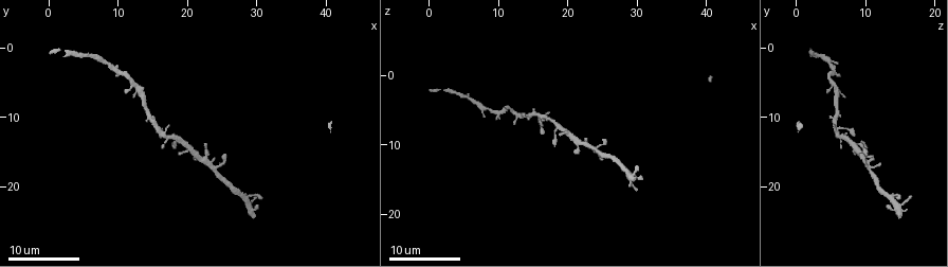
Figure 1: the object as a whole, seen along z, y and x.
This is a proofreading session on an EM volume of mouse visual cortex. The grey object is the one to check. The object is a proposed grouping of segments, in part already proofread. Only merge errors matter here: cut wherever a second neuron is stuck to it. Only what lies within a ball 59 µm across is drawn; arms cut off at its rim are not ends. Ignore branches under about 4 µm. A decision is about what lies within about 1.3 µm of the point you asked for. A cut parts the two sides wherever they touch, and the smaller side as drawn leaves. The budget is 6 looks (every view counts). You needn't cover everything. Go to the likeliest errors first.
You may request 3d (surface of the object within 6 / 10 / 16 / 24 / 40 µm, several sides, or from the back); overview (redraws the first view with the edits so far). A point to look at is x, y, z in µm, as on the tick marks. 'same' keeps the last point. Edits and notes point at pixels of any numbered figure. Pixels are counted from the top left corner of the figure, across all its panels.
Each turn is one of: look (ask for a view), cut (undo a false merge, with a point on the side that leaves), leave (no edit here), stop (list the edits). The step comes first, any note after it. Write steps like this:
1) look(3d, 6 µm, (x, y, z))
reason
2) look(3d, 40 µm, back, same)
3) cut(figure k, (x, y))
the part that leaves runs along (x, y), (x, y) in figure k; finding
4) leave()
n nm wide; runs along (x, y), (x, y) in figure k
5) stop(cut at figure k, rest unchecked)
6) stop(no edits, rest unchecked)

look(3d, 24 µm, (24.0, 17.5, 10.5))

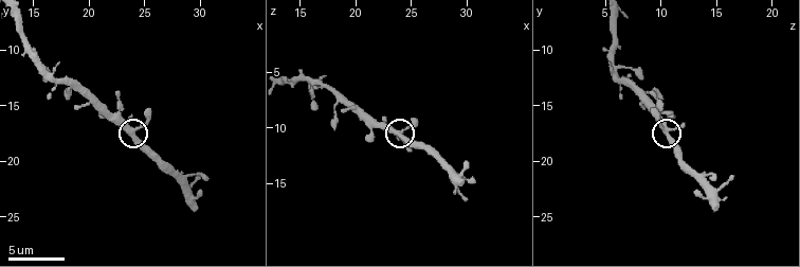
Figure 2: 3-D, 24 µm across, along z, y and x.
look(3d, 6 µm, (23.8, 17.4, 10.4))

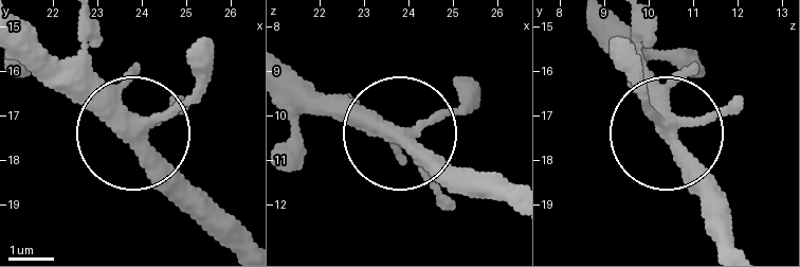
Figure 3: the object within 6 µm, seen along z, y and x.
leave()
4 arms; runs along (598, 31), (724, 198) in figure 3; one neuron here

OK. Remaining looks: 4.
look(3d, 16 µm, (8.5, 2.0, 4.5))
three-way junction

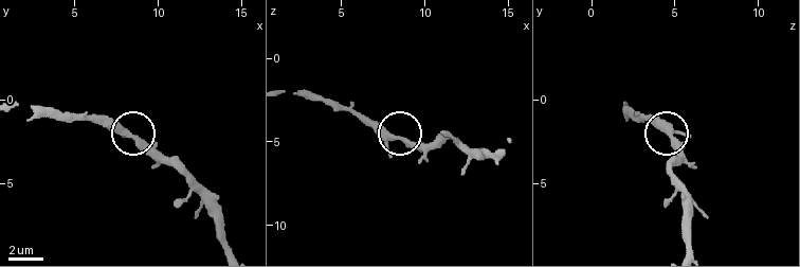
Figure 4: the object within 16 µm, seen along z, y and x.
look(3d, 10 µm, (8.1, 2.0, 4.8))

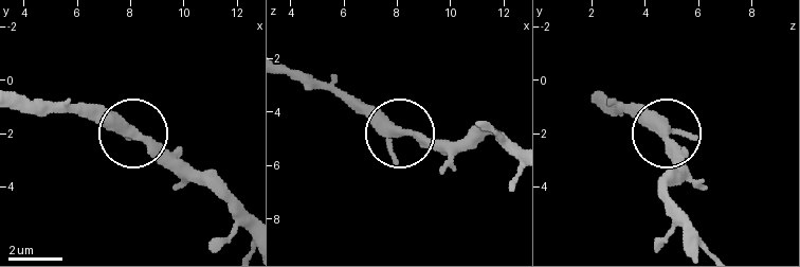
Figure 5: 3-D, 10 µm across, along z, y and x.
leave()
runs along (244, 224), (203, 182), (177, 173), (83, 103) in figure 5; all the same neuron

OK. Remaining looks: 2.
look(3d, 16 µm, (12.5, 5.0, 6.0))
two arms in line, one across

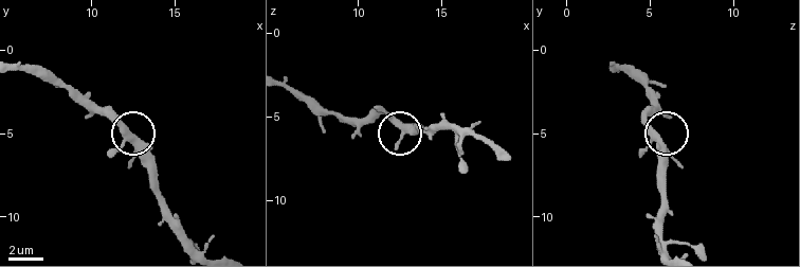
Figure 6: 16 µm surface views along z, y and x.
look(3d, 6 µm, (12.4, 5.3, 5.4))
closer look

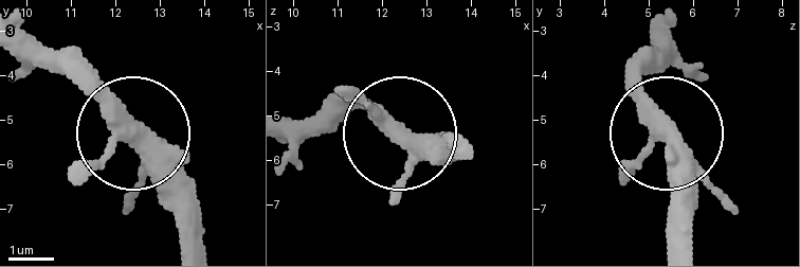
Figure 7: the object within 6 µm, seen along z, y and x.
leave()
360 nm wide; continuous, no second neuron

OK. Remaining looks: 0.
stop(no edits, rest unchecked)

